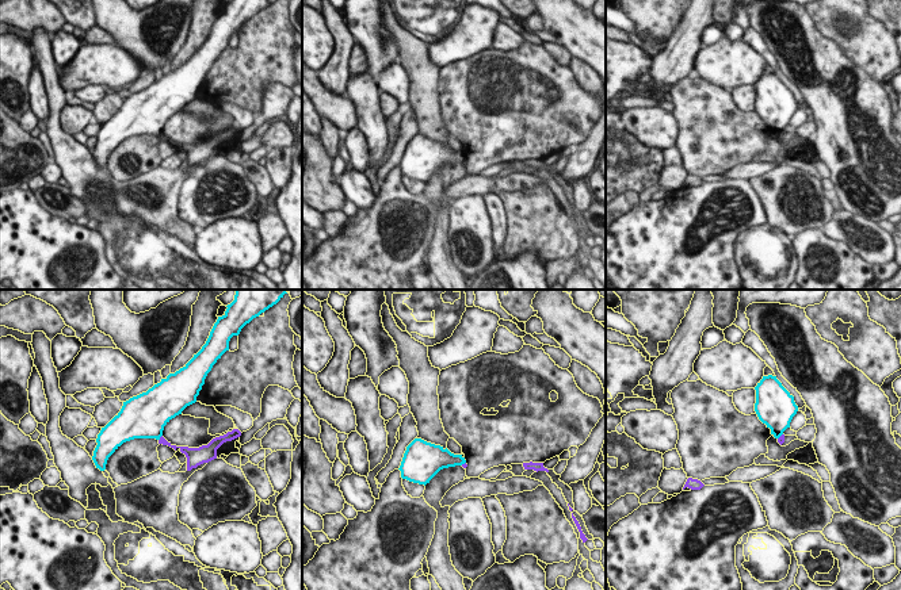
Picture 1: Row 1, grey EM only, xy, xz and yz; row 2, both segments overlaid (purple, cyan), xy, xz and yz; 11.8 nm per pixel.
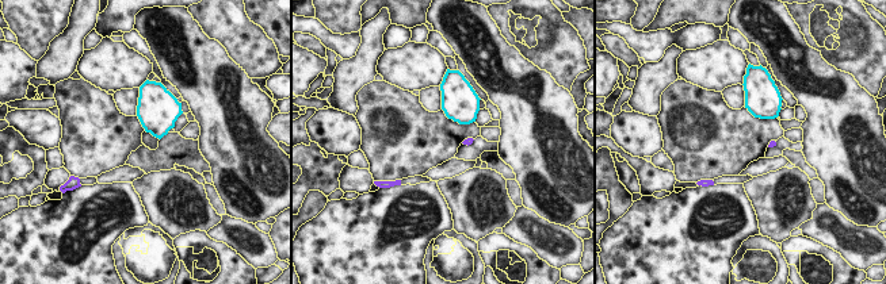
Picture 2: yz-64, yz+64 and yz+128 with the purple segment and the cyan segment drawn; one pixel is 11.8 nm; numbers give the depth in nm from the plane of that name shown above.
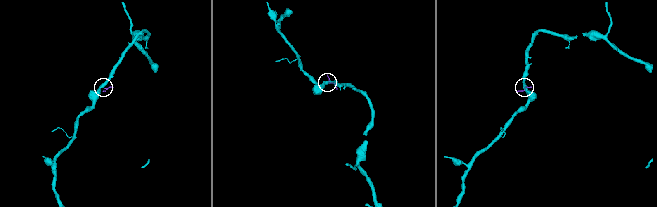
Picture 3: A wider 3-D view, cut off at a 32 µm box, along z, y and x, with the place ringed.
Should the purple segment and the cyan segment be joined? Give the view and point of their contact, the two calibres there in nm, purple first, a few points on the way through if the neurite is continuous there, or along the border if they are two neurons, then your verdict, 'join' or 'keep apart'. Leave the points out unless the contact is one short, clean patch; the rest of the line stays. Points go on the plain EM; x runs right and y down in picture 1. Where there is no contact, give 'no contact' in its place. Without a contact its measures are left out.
meets purple in xy at (160, 134); 70 nm thick on the purple side, 420 nm on the other; border along xy (161, 131), (159, 137); keep apart

